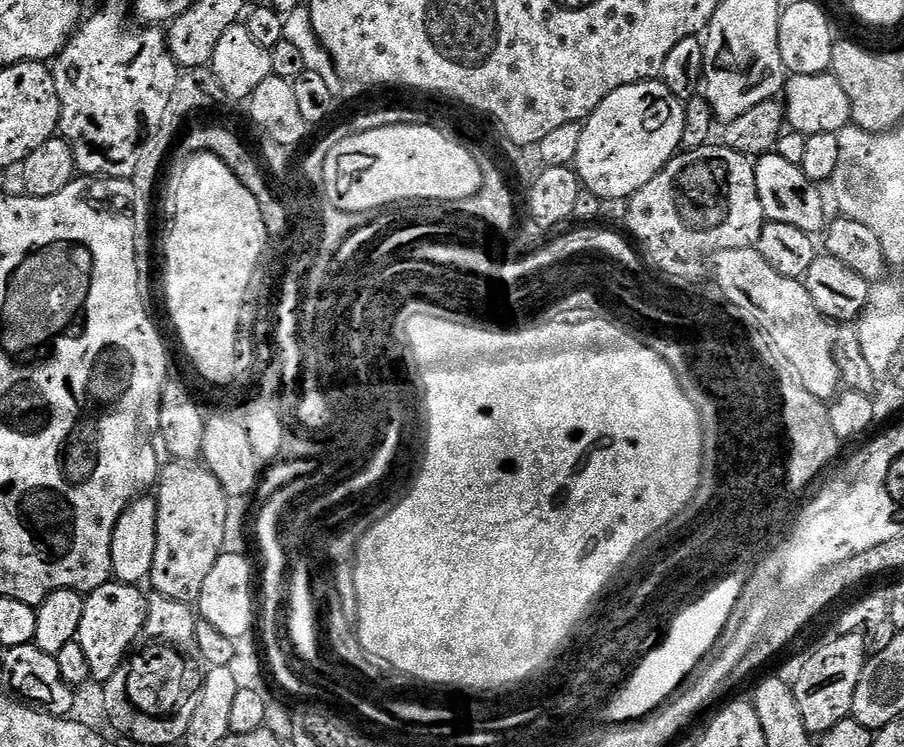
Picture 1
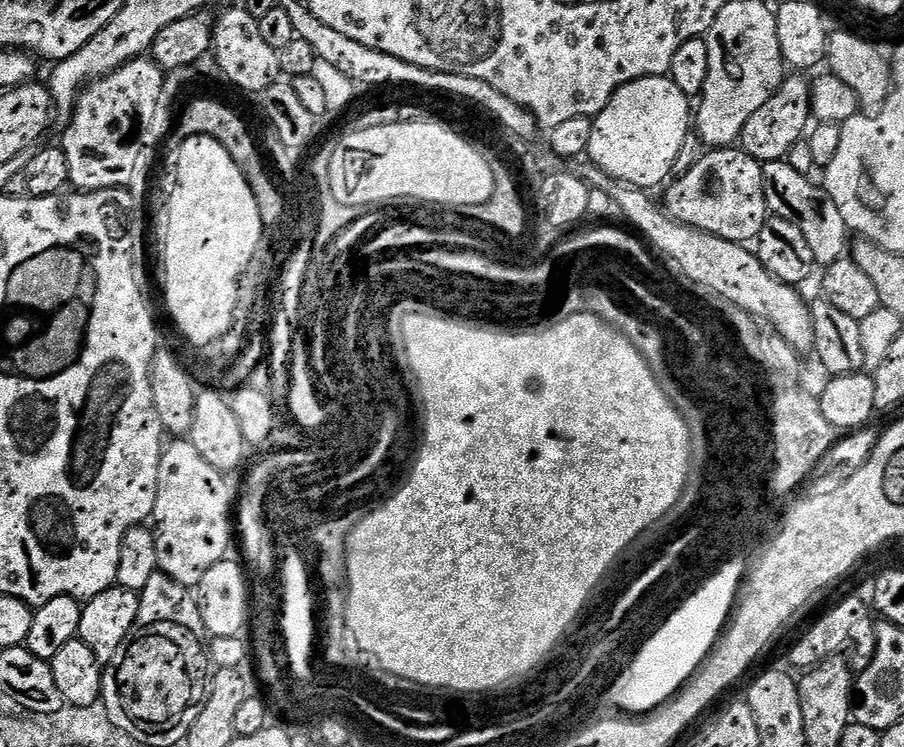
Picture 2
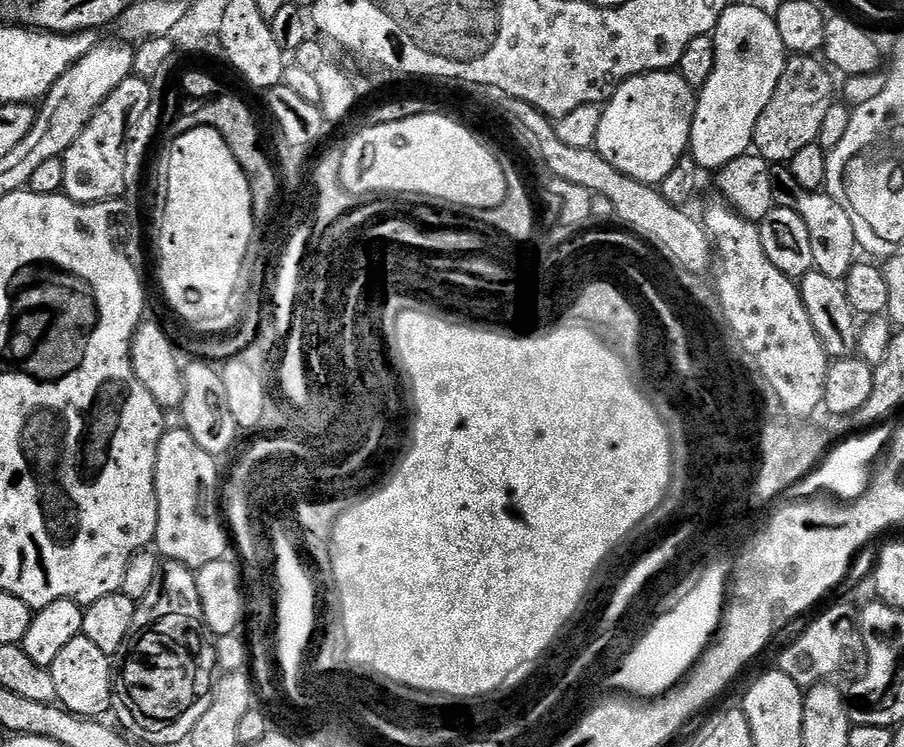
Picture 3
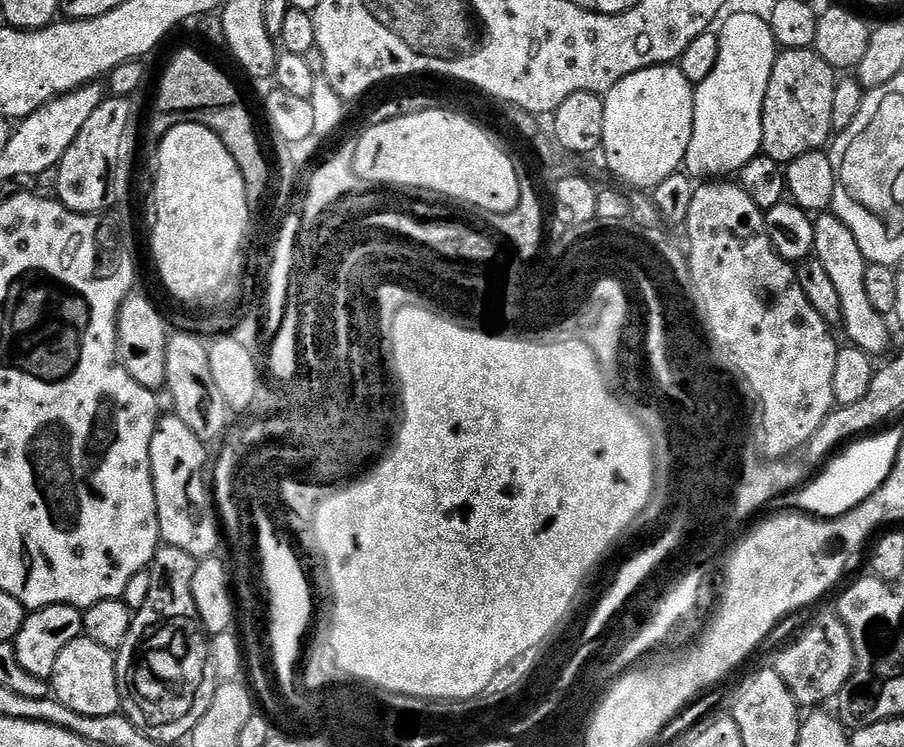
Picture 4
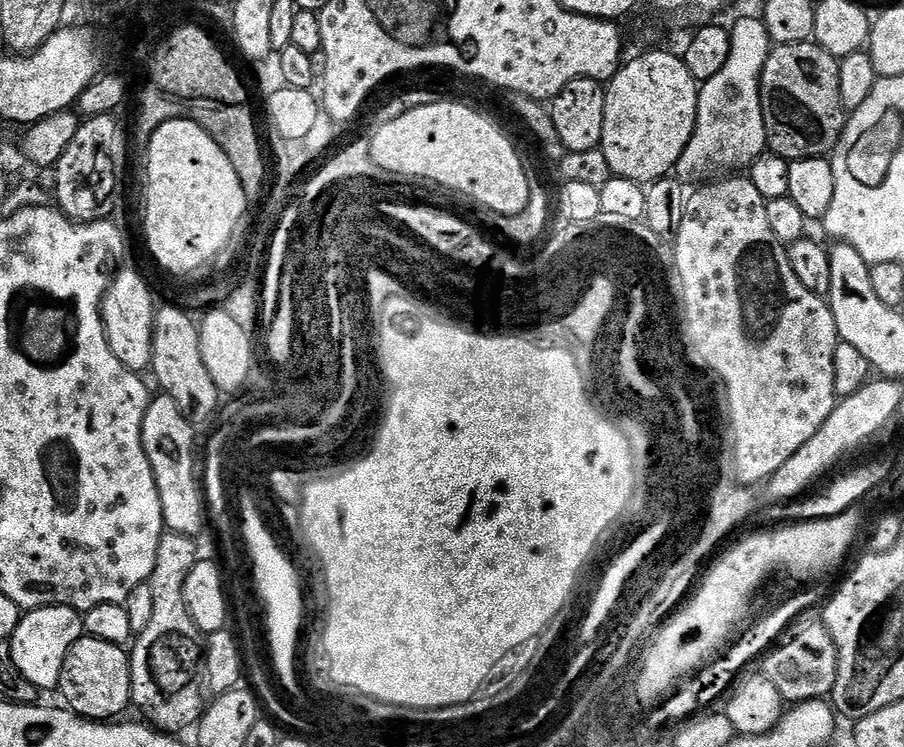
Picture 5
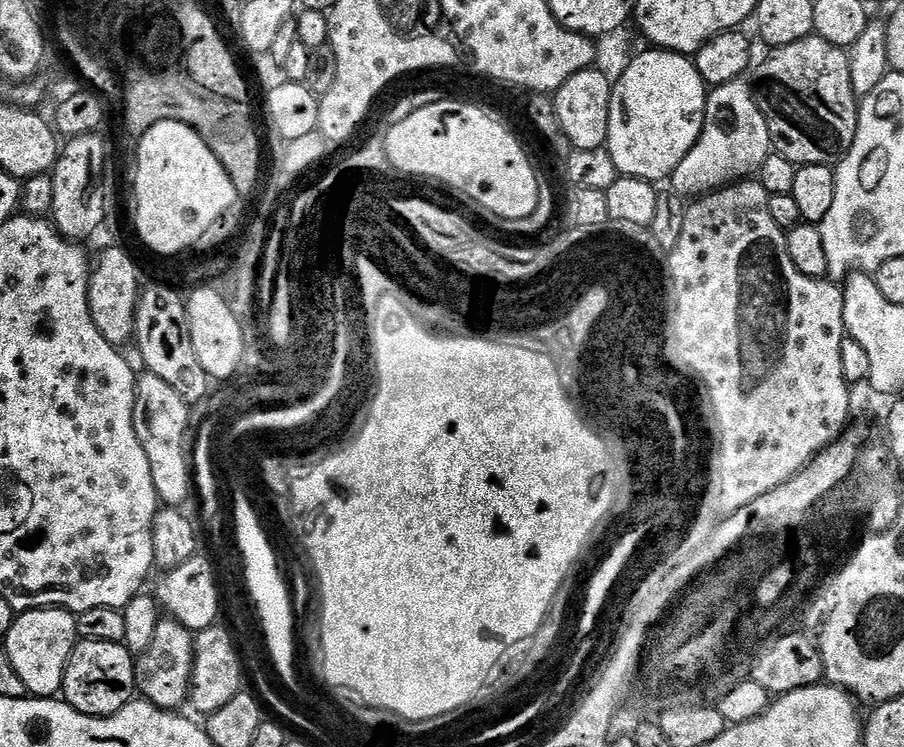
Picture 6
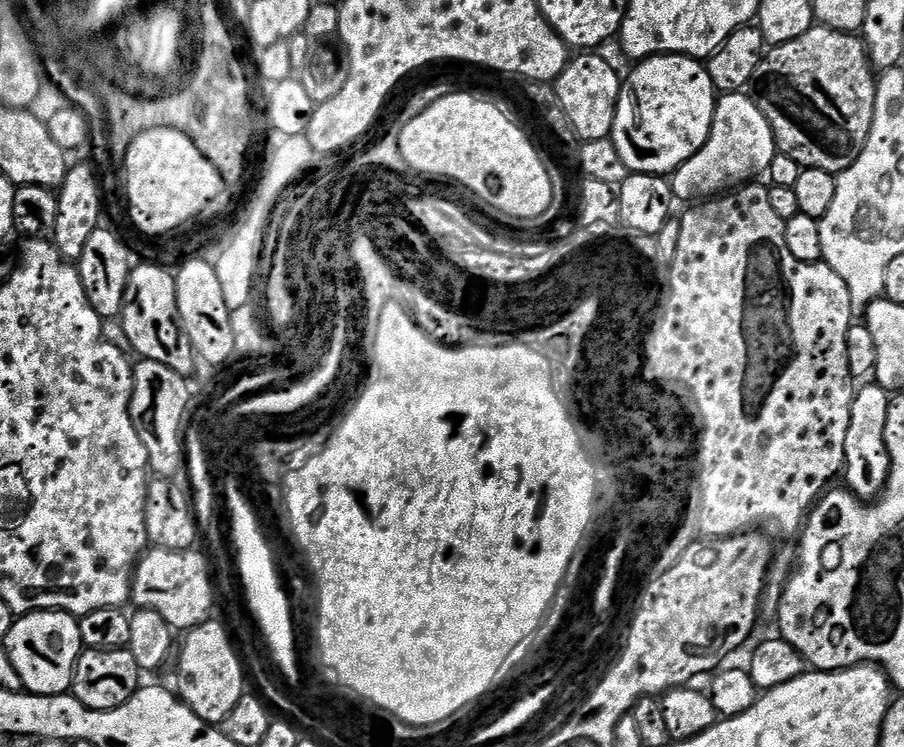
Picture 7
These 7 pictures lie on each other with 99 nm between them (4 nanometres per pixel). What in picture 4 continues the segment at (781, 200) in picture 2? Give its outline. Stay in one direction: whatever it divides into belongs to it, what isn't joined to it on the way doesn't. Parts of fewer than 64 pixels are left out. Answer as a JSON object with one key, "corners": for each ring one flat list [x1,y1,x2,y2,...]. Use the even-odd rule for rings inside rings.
{"corners":[[820,214,814,220,814,246,812,247,816,257,828,277,834,282,838,290,841,303,842,329,849,336,851,343,863,352,877,354,888,348,888,323,885,317,880,316,870,306,870,298,866,295,866,270,868,264,865,261,862,250,858,250,858,238,850,234,850,230,835,214]]}

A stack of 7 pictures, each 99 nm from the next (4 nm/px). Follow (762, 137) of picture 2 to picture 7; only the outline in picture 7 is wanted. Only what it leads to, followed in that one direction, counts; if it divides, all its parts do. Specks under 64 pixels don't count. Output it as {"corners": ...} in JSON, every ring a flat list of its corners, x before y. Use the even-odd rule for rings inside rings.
{"corners":[[814,26,802,38,794,38,794,42,769,47,764,58,752,72,750,92,766,122,770,122,777,149,794,158,801,168,817,168,833,174,846,171,866,146,874,114,878,76,868,61,863,39,850,32]]}

